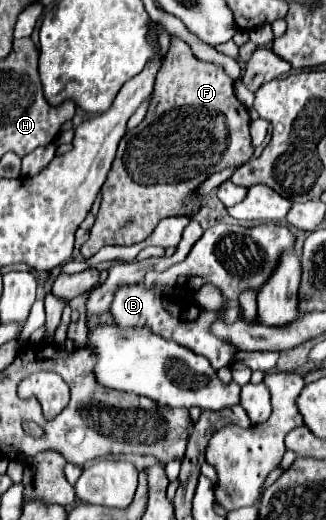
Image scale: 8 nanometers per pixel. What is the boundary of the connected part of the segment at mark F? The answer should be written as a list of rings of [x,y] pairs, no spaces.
[[[171,36],[171,44],[165,62],[157,74],[155,90],[151,96],[149,110],[139,126],[129,130],[117,150],[113,168],[101,188],[101,208],[91,228],[89,240],[79,248],[83,258],[91,258],[105,244],[135,244],[145,240],[153,228],[169,216],[183,216],[189,212],[187,198],[199,184],[213,172],[229,166],[241,166],[253,156],[249,136],[249,110],[237,100],[233,80],[223,72],[221,66],[201,62],[191,54],[187,42]]]

